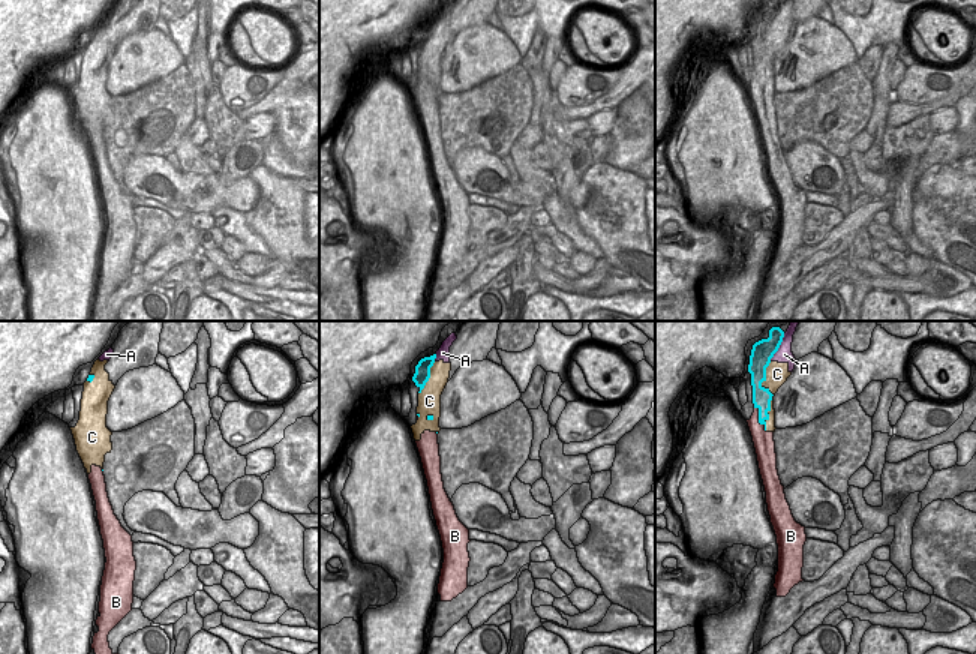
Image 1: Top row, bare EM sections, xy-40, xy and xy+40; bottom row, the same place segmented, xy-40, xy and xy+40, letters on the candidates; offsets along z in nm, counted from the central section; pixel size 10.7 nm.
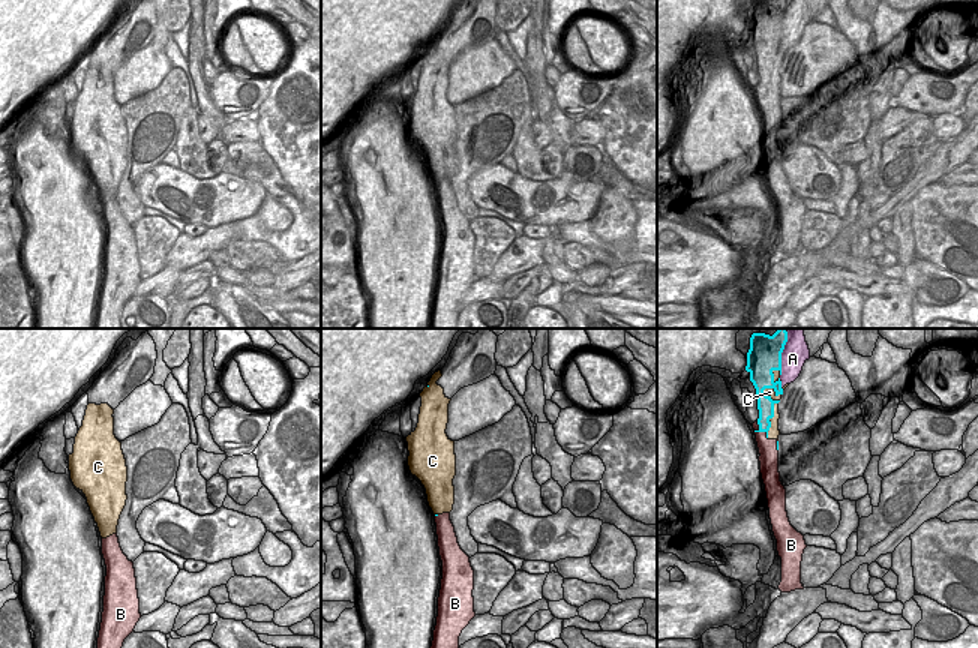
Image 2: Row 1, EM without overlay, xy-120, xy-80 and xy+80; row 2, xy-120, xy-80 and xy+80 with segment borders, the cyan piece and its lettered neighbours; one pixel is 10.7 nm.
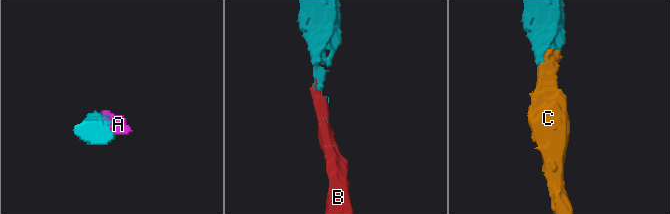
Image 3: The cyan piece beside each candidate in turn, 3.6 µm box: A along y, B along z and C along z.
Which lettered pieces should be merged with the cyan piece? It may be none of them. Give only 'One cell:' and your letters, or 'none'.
One cell: B

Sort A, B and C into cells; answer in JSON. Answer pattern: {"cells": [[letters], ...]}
{"cells": [["A", "C"], ["B"]]}

